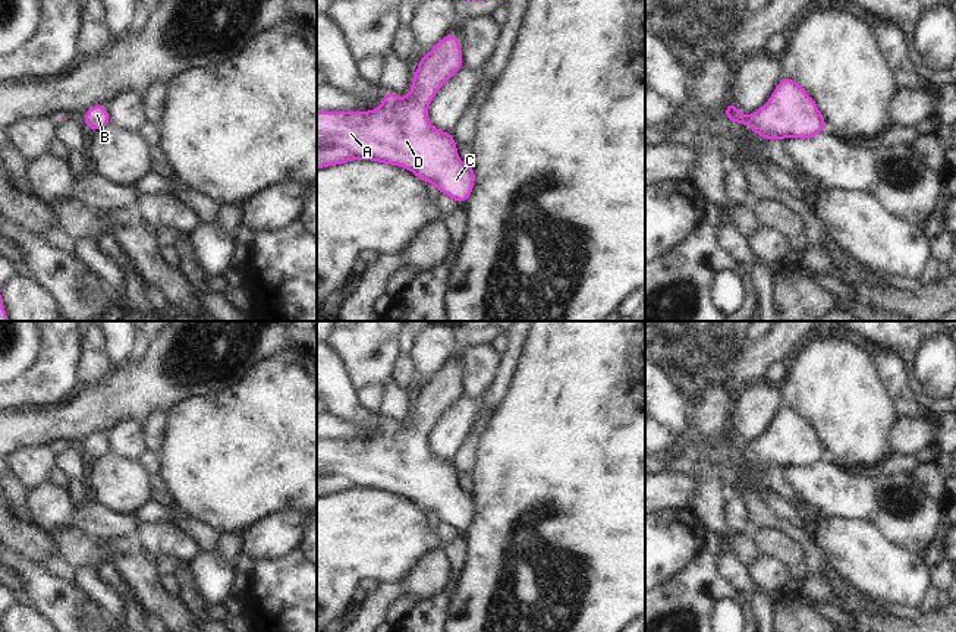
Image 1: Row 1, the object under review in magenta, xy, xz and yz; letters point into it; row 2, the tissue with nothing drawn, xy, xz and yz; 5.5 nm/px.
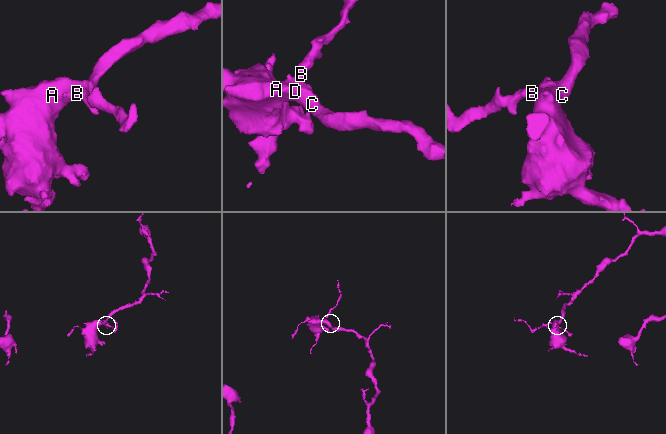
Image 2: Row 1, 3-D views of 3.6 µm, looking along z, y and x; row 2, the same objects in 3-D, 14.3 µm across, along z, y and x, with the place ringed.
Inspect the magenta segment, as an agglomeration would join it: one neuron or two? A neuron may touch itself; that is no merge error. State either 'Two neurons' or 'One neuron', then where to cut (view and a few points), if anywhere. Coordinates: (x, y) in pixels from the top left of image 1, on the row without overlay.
One neuron. No split

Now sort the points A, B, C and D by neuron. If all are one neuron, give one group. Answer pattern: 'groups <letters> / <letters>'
groups A B C D

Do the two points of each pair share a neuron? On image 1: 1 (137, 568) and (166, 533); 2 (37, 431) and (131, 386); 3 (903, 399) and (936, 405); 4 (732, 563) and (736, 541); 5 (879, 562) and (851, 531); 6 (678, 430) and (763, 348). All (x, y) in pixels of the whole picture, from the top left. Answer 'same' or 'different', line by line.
1: different
2: same
3: different
4: different
5: same
6: different

